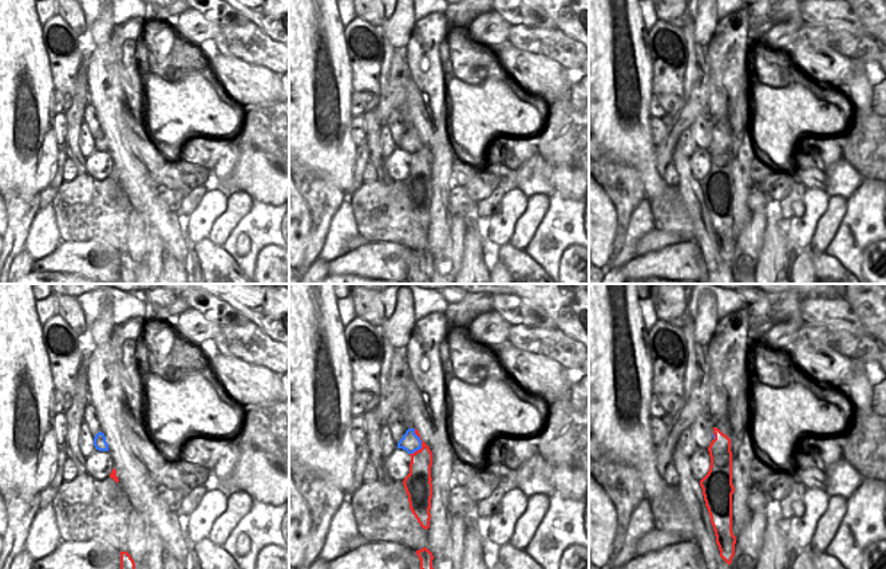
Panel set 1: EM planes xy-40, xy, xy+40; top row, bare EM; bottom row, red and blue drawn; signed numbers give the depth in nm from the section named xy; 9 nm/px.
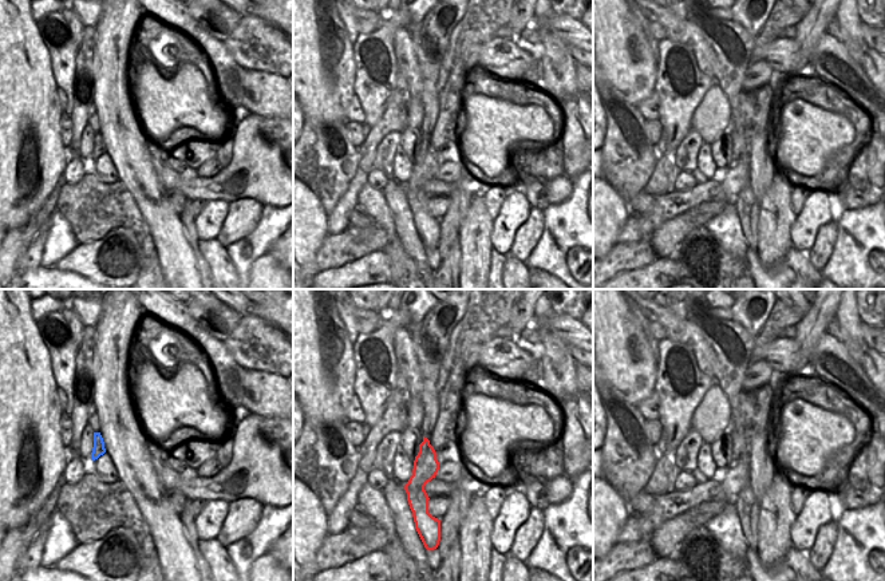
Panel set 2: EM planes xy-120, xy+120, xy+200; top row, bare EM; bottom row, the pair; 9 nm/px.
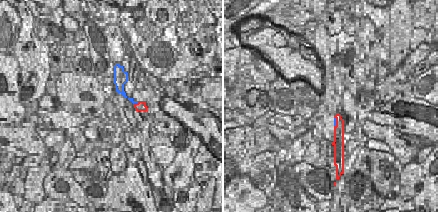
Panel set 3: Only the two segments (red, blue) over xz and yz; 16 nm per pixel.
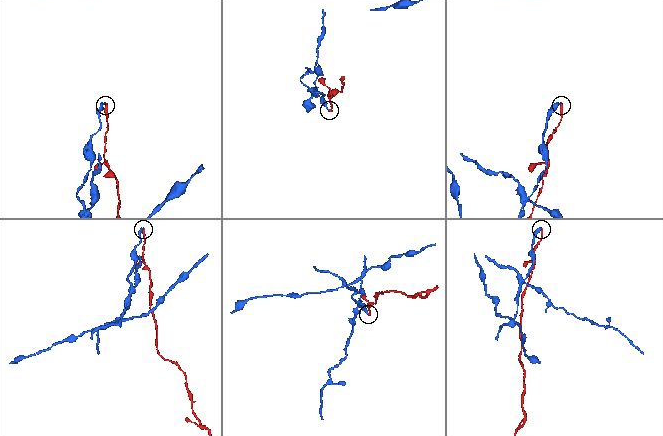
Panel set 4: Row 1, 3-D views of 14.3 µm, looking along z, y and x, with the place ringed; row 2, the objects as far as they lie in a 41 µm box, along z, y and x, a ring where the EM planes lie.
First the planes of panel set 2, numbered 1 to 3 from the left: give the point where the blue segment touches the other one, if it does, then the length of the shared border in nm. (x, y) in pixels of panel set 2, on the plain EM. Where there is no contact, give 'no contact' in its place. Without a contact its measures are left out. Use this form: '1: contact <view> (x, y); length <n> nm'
1: no contact
2: no contact
3: no contact

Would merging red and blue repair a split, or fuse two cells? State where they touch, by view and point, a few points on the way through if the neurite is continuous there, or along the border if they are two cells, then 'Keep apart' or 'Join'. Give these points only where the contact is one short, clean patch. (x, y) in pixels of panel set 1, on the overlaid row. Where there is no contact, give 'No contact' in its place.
Touches red at xy (422, 443). Boundary: xy (414, 429), (420, 441), (420, 447), (410, 454). Keep apart.

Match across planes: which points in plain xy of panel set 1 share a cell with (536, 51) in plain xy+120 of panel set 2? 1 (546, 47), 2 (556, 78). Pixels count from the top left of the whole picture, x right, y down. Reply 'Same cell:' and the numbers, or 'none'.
Same cell: 1

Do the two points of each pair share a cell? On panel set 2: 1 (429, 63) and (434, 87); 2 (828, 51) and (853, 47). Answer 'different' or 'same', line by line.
1: same
2: different

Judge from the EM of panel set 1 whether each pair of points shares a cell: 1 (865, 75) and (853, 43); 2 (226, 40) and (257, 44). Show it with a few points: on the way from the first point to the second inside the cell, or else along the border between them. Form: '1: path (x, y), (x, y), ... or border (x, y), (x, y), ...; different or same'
1: border (853, 58), (871, 62); different
2: path (234, 40), (249, 43); same

